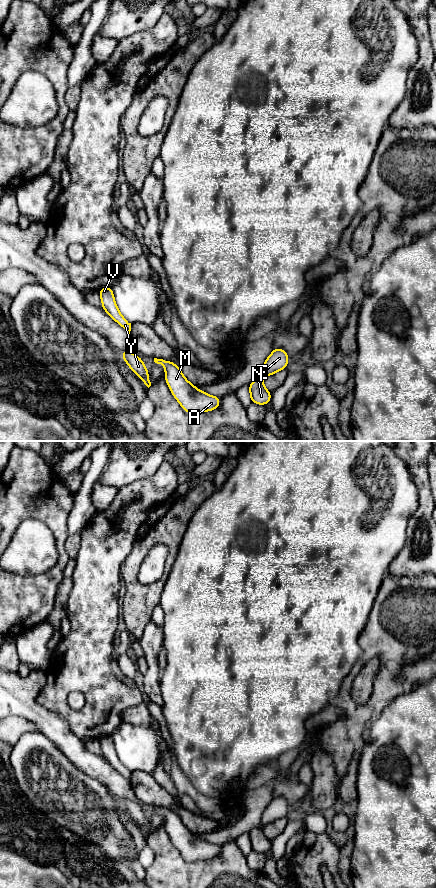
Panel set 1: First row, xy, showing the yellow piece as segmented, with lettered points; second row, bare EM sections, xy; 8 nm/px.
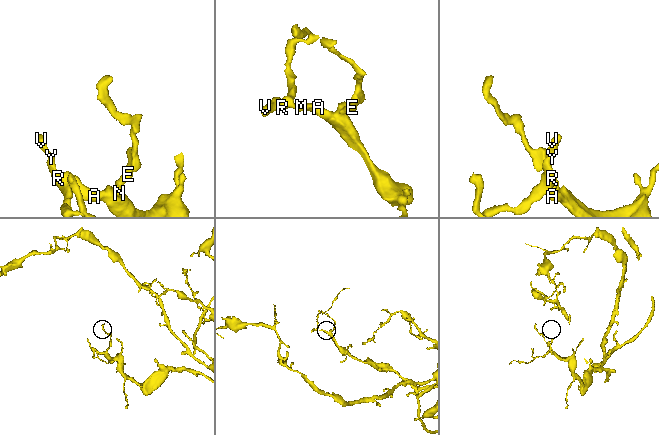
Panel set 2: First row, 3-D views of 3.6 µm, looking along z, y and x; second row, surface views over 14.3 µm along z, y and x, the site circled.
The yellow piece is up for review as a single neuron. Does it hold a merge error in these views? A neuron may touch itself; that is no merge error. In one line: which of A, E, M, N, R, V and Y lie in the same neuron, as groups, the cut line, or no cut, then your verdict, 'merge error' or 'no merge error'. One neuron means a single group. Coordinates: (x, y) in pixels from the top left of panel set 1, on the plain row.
groups A E M N R V Y; cut none; no merge error

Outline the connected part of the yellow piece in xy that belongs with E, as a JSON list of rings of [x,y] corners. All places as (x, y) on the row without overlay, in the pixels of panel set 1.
[[[273,797],[262,814],[260,825],[249,832],[250,850],[258,853],[267,853],[270,851],[272,841],[265,836],[263,827],[278,819],[286,817],[288,810],[289,804],[284,797]]]

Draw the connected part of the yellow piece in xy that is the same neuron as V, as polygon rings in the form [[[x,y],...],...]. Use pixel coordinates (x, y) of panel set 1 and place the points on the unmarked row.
[[[102,735],[99,738],[102,756],[110,765],[116,769],[122,776],[124,776],[129,782],[131,779],[131,771],[129,771],[123,763],[120,761],[113,742],[112,735]]]

